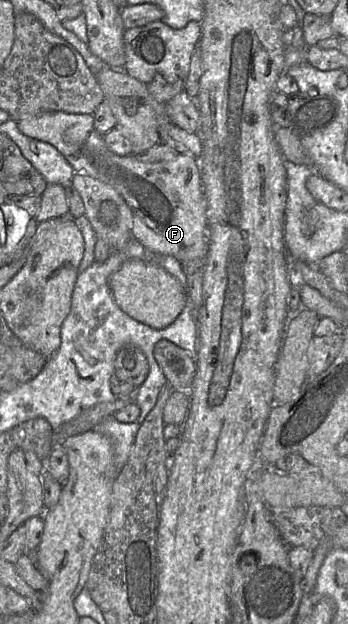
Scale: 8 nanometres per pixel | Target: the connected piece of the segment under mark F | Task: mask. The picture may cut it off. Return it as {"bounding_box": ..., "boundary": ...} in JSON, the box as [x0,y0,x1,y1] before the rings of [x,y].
{"bounding_box":[17,112,209,262],"boundary":[[[46,112],[18,120],[17,125],[24,135],[54,146],[76,173],[84,173],[113,187],[132,211],[133,228],[131,233],[133,239],[136,239],[145,248],[155,253],[173,256],[180,262],[193,259],[206,260],[209,249],[207,200],[201,180],[200,164],[196,157],[178,153],[163,161],[144,162],[132,154],[116,155],[106,147],[104,134],[94,128],[92,114]]]}

